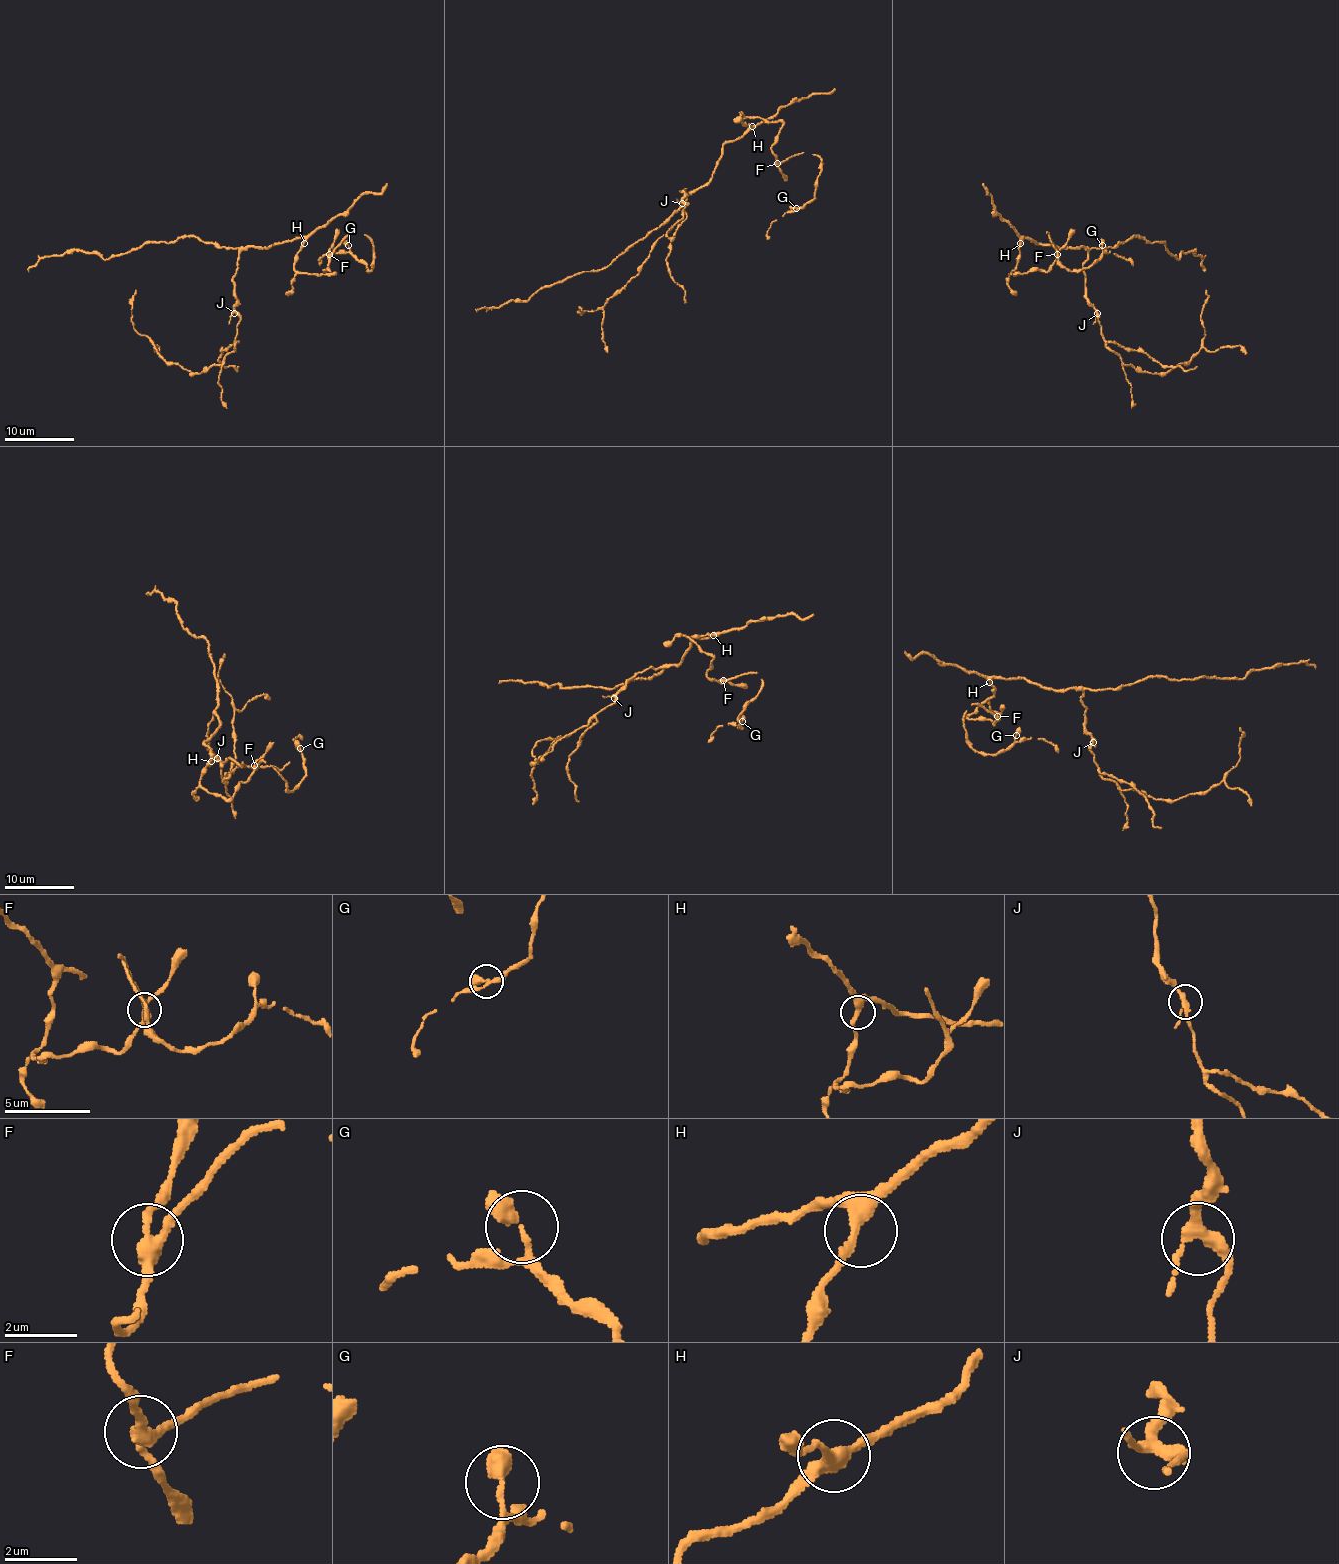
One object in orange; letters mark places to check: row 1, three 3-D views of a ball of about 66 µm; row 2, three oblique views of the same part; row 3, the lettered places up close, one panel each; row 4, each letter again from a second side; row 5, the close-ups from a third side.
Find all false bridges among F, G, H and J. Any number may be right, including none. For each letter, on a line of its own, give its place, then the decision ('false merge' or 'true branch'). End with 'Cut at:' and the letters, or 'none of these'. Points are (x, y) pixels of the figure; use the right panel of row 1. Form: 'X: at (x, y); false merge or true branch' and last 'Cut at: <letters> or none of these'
F: at (1057, 254); false merge
G: at (1102, 245); true branch
H: at (1020, 243); true branch
J: at (1097, 313); true branch
Cut at: F

